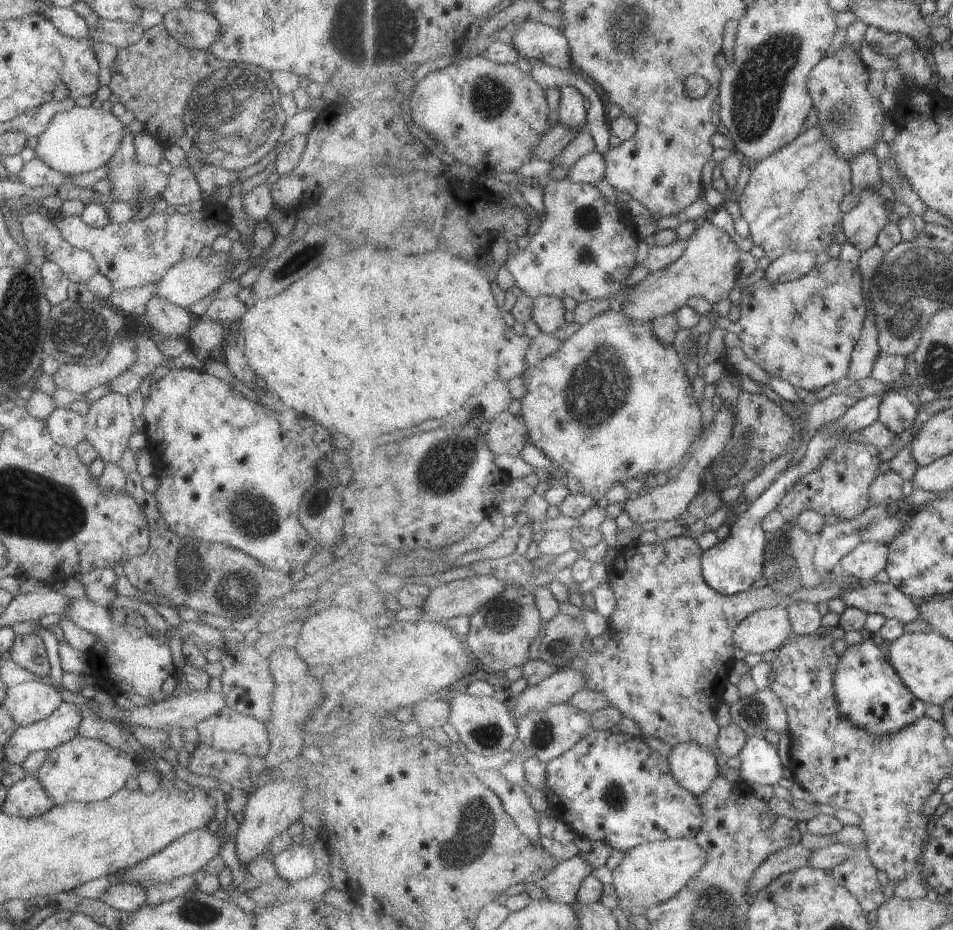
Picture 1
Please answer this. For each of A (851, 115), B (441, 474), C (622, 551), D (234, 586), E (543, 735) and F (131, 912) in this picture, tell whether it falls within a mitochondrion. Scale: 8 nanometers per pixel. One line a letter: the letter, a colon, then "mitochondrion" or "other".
A: mitochondrion
B: mitochondrion
C: other
D: mitochondrion
E: mitochondrion
F: other

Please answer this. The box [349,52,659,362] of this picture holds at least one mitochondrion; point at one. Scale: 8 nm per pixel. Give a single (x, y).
(490, 98)

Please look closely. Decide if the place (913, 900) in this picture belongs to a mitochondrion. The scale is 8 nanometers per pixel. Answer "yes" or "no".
no

